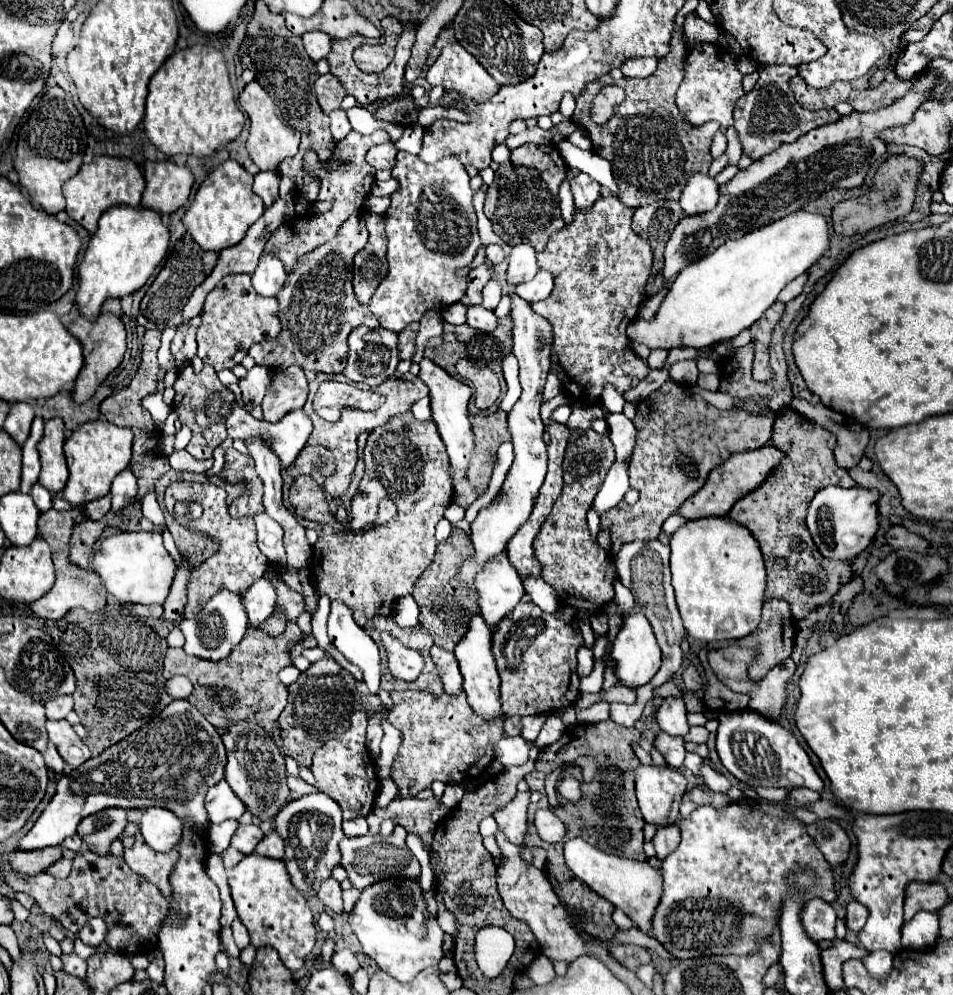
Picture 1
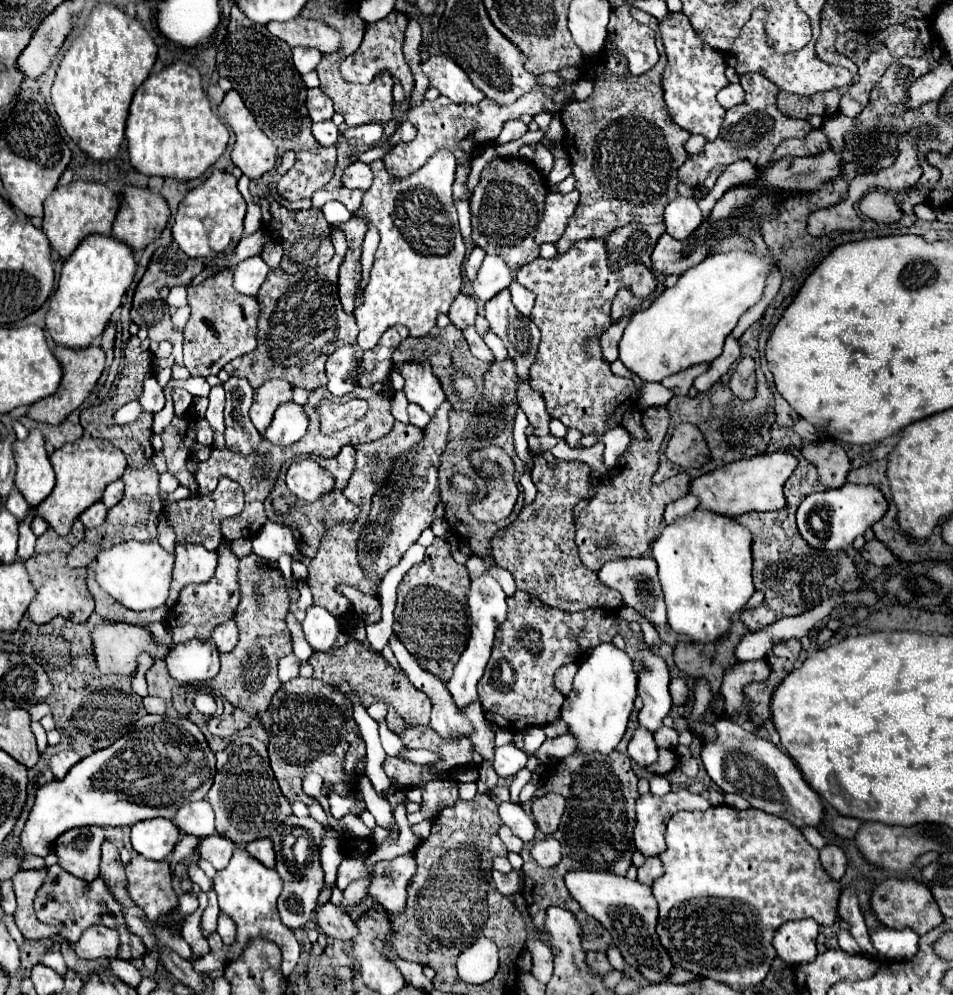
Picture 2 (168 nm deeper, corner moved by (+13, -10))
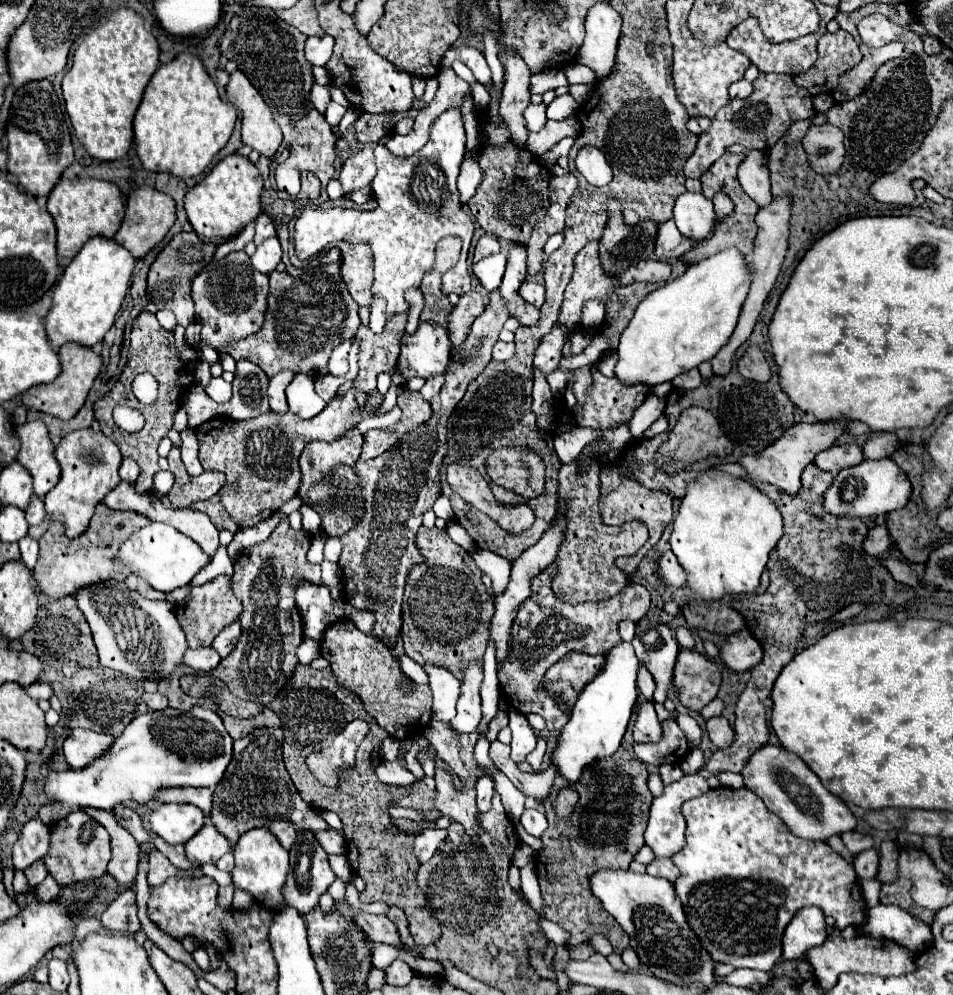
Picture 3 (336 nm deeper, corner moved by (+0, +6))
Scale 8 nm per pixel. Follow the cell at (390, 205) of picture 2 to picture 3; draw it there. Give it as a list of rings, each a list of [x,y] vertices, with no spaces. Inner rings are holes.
[[[451,108],[443,112],[431,126],[429,142],[409,158],[393,156],[383,142],[375,146],[377,176],[371,182],[373,196],[379,202],[377,210],[358,211],[343,208],[305,208],[295,224],[295,254],[305,260],[325,250],[331,242],[357,238],[369,242],[375,256],[375,282],[371,292],[385,300],[387,318],[407,312],[405,292],[419,288],[421,278],[435,264],[435,246],[445,236],[459,236],[463,250],[459,262],[443,274],[443,294],[465,294],[471,290],[467,270],[467,250],[475,232],[475,224],[459,200],[457,176],[465,156],[465,130],[461,112]]]

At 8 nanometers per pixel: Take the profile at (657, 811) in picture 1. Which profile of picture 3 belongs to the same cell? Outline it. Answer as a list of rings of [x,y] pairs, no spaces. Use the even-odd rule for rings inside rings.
[[[691,774],[691,776],[683,776],[681,780],[677,780],[673,784],[667,784],[663,794],[653,798],[651,812],[649,812],[649,826],[645,830],[645,844],[653,848],[655,856],[673,856],[675,852],[679,852],[685,846],[685,820],[681,814],[681,804],[689,798],[703,796],[709,790],[711,788],[701,774]]]

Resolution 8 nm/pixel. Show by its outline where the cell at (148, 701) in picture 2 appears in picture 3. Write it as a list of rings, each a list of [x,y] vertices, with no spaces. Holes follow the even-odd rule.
[[[155,692],[155,694],[143,694],[143,700],[145,700],[145,704],[151,710],[163,710],[167,706],[167,698],[163,694],[159,694],[159,692]]]

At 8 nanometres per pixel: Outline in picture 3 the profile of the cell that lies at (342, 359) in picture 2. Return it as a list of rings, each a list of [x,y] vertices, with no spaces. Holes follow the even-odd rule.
[[[345,340],[343,344],[339,344],[335,350],[333,350],[333,354],[331,354],[331,358],[329,358],[329,372],[333,374],[333,376],[345,376],[347,374],[347,352],[349,352],[349,346],[351,346],[351,342],[349,340]]]

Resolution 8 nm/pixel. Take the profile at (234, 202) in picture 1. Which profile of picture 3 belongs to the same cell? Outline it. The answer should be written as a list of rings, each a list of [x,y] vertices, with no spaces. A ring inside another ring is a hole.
[[[225,156],[199,184],[189,188],[185,194],[187,218],[205,244],[223,244],[225,240],[235,238],[251,220],[261,214],[261,190],[263,178],[247,156]]]

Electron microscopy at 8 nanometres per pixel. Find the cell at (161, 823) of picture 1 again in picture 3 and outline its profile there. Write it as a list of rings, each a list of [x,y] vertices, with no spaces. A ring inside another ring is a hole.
[[[161,804],[149,816],[151,830],[169,844],[185,844],[203,826],[205,816],[193,804]]]

